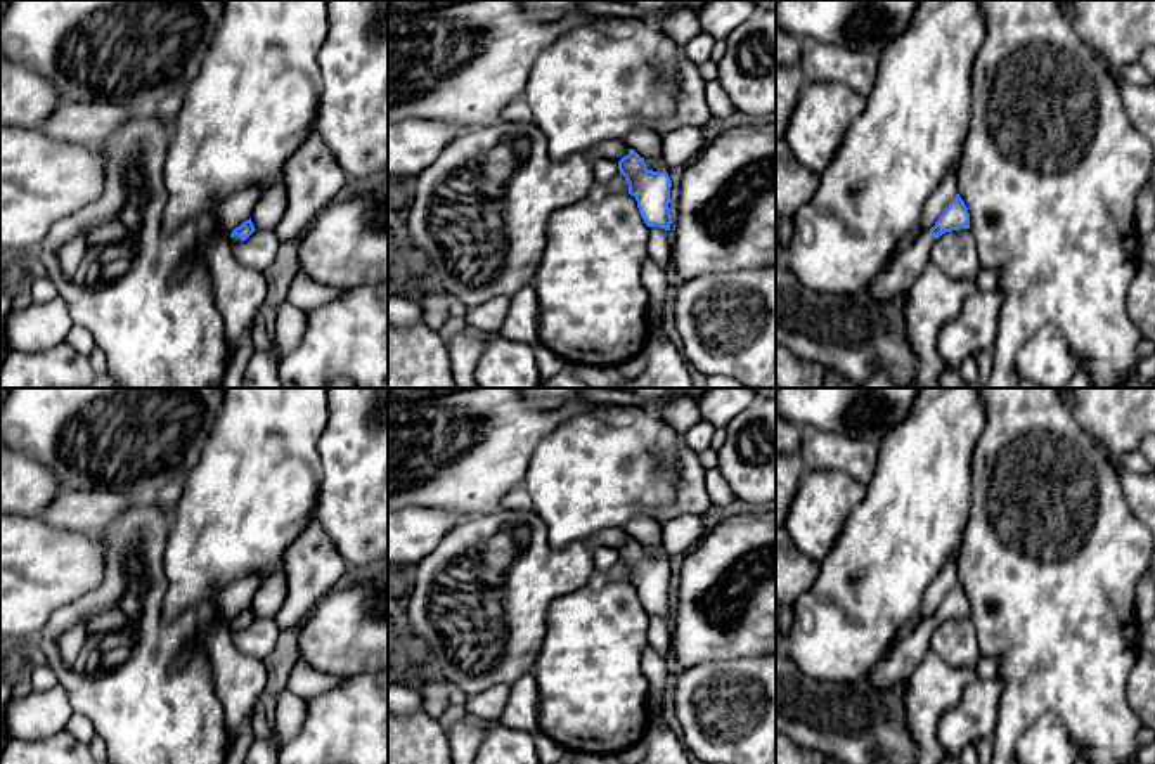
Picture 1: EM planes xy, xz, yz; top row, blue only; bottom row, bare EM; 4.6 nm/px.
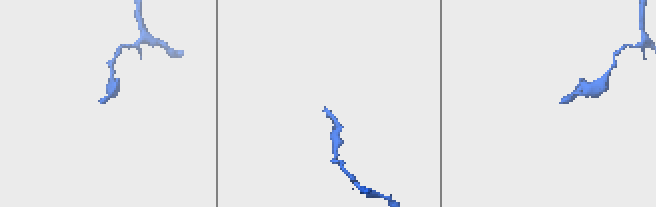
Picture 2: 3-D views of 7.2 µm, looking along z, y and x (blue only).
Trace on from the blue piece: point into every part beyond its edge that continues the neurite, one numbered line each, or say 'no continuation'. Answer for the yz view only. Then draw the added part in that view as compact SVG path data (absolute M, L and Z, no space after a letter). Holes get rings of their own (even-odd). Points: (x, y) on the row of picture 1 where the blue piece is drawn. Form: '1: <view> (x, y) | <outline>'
1: yz (892, 283) | M919 230L918 237L873 279L868 288L869 295L878 303L900 300L930 262L930 249L935 241L930 230Z

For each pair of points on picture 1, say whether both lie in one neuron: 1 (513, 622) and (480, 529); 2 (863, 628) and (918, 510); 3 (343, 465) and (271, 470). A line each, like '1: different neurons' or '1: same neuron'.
1: same neuron
2: same neuron
3: different neurons

